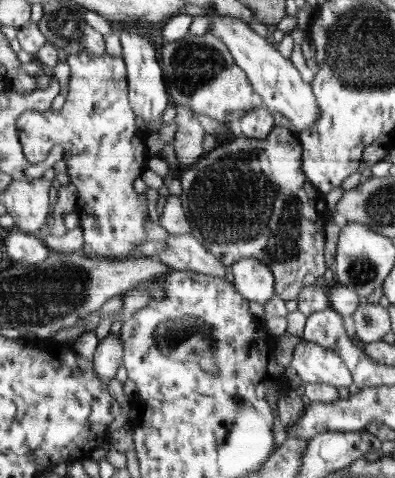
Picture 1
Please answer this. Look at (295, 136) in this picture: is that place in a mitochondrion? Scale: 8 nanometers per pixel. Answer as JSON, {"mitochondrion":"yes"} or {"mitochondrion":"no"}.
{"mitochondrion":"no"}

